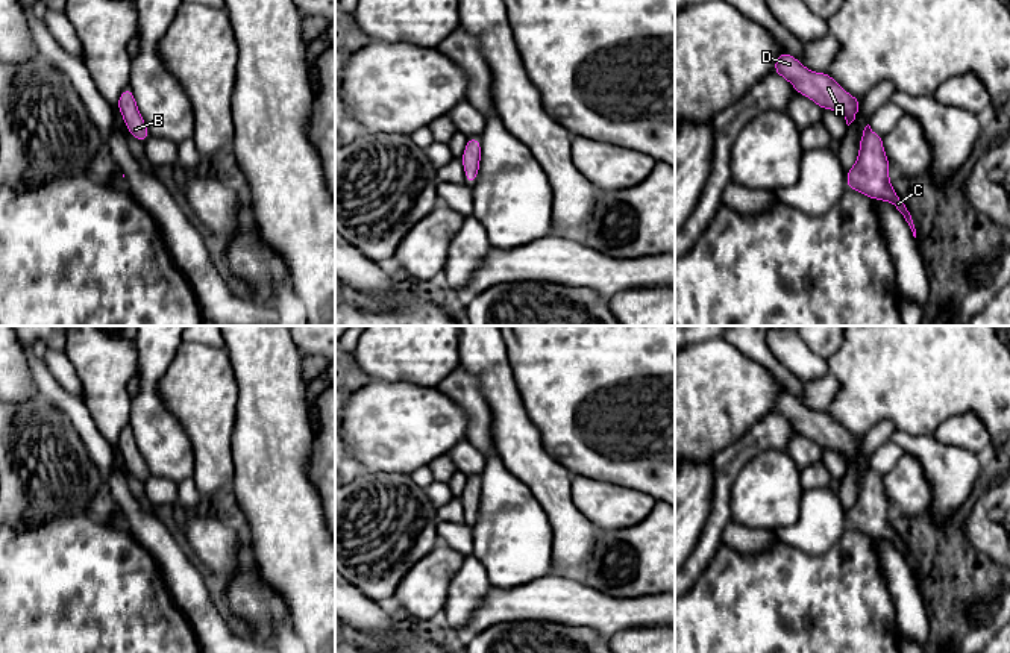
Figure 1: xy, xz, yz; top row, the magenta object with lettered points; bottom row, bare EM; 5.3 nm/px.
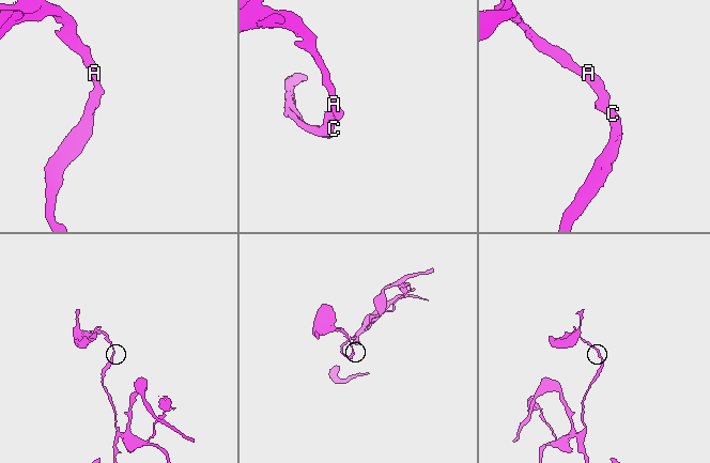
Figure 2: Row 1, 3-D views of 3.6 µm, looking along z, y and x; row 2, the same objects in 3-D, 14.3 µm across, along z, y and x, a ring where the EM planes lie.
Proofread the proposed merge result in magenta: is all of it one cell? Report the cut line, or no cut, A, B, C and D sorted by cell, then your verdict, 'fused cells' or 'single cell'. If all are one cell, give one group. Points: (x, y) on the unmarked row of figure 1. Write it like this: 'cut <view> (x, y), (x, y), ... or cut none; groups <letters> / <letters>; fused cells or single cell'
cut none; groups A B C D; single cell

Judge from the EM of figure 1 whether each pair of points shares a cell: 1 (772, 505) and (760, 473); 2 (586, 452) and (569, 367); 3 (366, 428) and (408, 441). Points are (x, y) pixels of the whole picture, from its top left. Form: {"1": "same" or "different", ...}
{"1": "same", "2": "same", "3": "same"}

